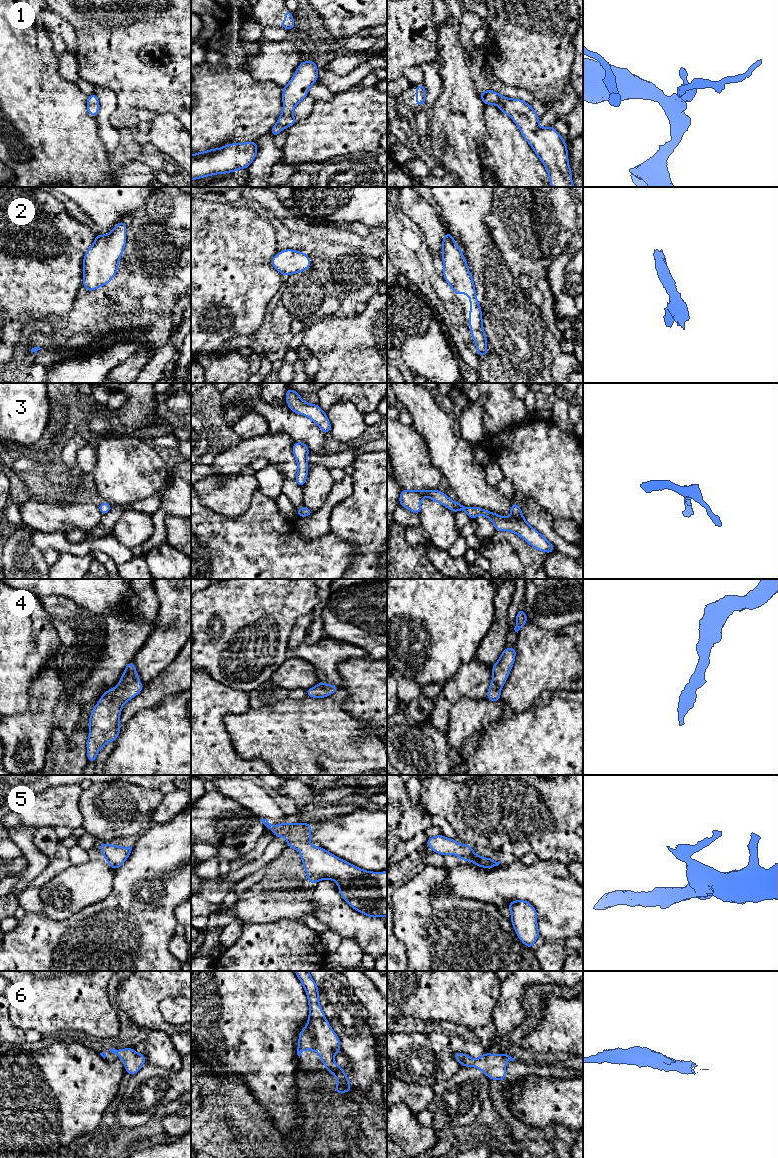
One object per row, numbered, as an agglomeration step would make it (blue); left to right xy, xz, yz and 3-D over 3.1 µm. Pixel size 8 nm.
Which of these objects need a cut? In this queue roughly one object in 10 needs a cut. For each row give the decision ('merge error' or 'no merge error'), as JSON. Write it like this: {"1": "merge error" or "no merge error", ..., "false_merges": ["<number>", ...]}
{"1": "no merge error", "2": "no merge error", "3": "no merge error", "4": "no merge error", "5": "no merge error", "6": "no merge error", "false_merges": []}

